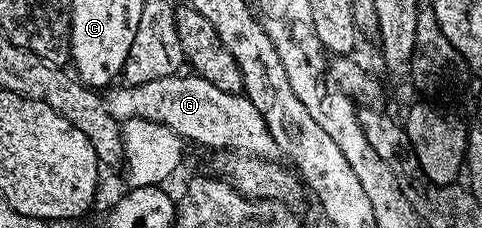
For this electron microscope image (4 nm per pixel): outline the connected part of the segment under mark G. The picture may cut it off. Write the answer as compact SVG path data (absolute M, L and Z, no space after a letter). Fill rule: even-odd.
M178 74L159 78L155 82L143 82L128 86L113 86L104 93L103 99L107 110L119 122L127 120L150 120L156 124L162 124L164 128L170 128L182 141L193 144L202 144L205 148L230 148L233 154L248 154L252 157L273 158L278 155L277 144L271 138L267 122L259 110L244 94L219 90L219 86L211 86L199 75Z

